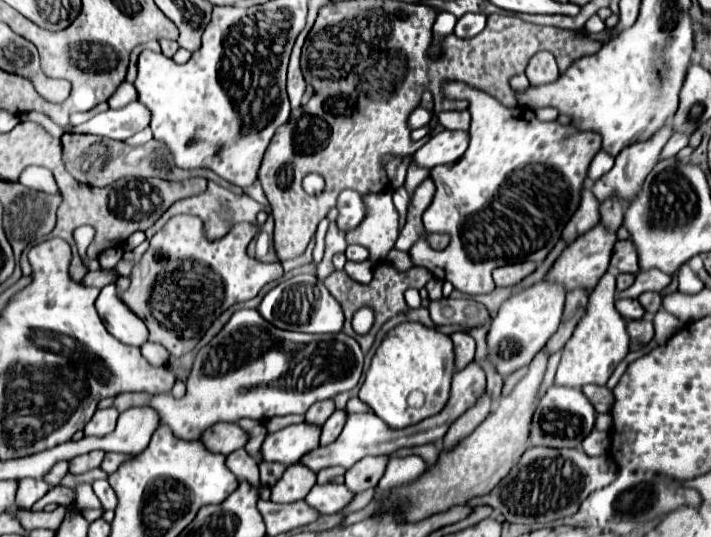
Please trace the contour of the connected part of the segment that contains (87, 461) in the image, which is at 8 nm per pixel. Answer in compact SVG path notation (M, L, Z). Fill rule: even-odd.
M94 451L94 453L90 453L90 455L80 455L80 457L76 457L76 459L70 459L70 473L80 475L80 473L84 473L84 471L90 471L90 469L100 467L104 455L106 455L106 453L102 453L102 451Z

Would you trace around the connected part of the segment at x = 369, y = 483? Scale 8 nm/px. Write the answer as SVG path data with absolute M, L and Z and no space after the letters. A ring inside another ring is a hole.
M366 457L352 465L346 471L346 487L358 495L366 489L374 489L382 477L382 471L386 469L388 457Z

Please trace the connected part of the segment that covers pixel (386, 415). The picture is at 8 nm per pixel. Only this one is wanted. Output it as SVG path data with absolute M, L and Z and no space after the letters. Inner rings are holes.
M402 323L392 329L376 349L364 385L360 387L360 399L390 429L406 429L408 425L416 425L430 415L438 415L446 407L454 373L454 345L448 335L442 335L436 329L428 329L420 323ZM412 391L422 391L426 397L426 403L420 409L410 407L406 401L408 393Z

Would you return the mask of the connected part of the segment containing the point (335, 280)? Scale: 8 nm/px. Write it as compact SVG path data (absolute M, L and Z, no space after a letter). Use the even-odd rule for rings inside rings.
M384 261L384 263L380 263L380 265L374 267L374 279L372 279L372 283L368 283L368 285L360 285L360 283L352 281L344 271L334 271L332 275L328 275L328 277L324 279L324 285L326 285L326 289L330 291L330 295L340 303L340 307L342 307L342 311L344 311L346 321L344 321L344 329L342 329L342 331L344 331L346 335L354 337L354 339L360 343L360 347L364 349L364 353L368 353L370 347L374 345L374 339L376 339L376 333L380 331L380 327L382 327L388 319L396 317L398 313L406 313L406 311L408 311L404 293L406 293L406 289L410 287L410 283L412 283L414 289L422 289L430 277L432 277L432 273L430 273L428 269L424 269L424 267L414 267L414 269L410 269L410 271L398 271L394 265L390 265L388 261ZM364 305L374 305L376 323L374 323L374 327L372 327L372 331L370 331L368 335L360 337L360 335L352 329L350 321L352 321L352 315L354 315L360 307L364 307Z

